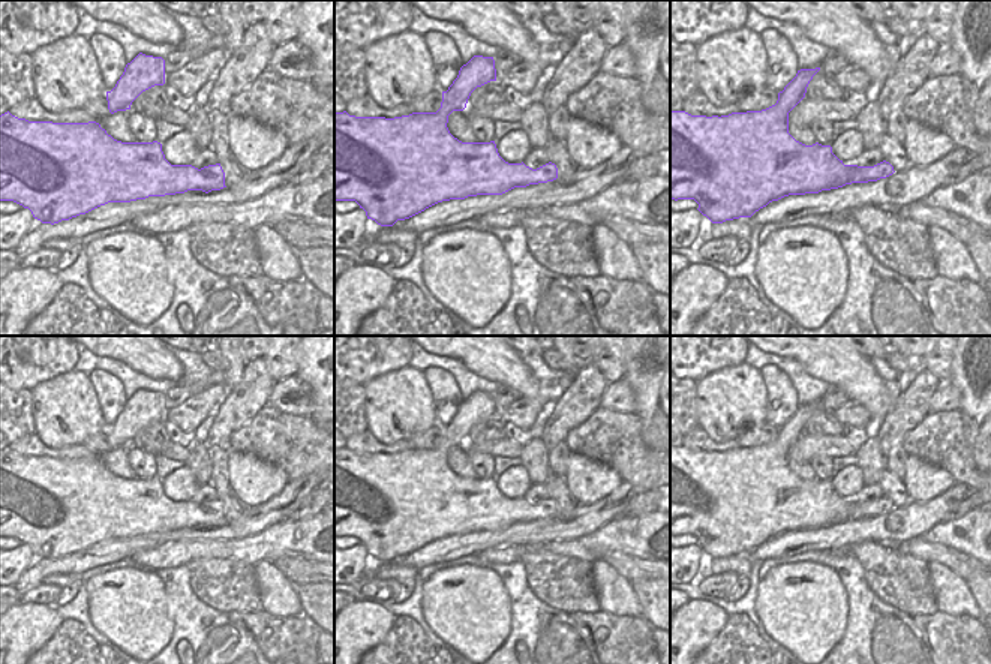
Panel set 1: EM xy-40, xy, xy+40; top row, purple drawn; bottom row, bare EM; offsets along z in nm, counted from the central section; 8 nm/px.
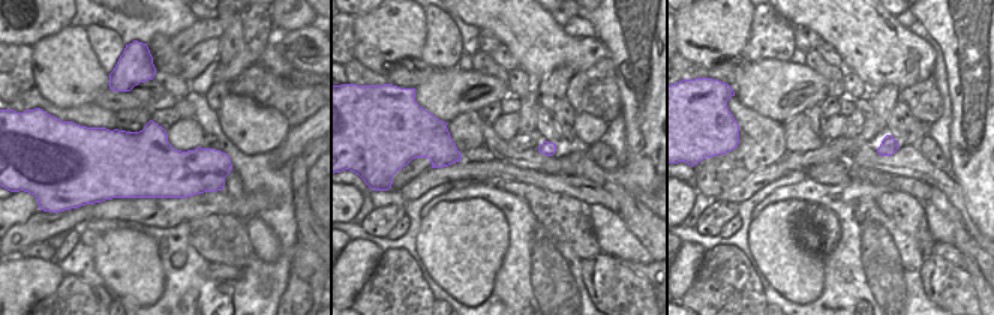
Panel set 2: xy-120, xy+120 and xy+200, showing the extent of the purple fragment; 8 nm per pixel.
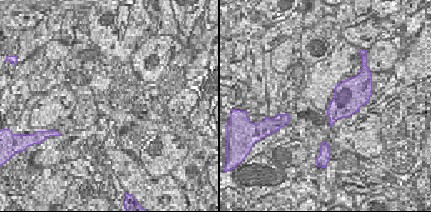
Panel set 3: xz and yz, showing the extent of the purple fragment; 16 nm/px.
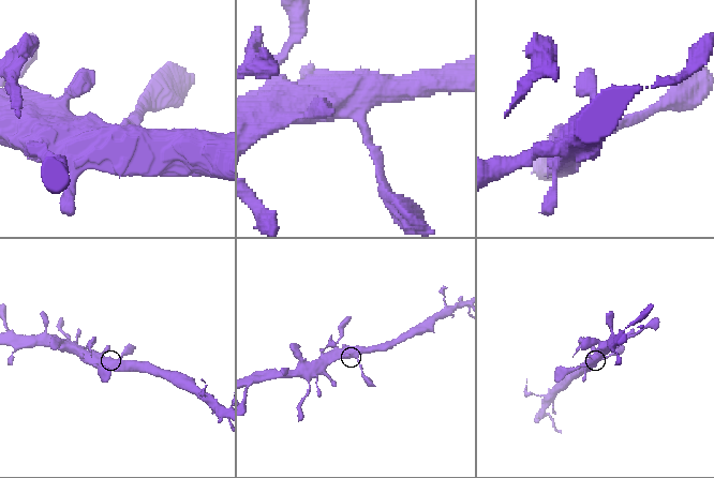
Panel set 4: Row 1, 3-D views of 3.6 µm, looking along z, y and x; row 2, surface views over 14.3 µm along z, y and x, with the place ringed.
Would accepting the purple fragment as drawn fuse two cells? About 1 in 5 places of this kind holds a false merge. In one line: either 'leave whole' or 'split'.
leave whole

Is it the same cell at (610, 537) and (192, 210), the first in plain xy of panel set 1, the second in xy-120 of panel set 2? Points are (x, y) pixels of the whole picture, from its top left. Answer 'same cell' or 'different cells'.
same cell

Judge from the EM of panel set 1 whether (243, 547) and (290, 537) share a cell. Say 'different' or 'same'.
same

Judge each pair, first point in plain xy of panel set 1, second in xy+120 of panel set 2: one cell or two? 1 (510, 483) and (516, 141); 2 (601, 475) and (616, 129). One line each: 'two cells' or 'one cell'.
1: two cells
2: two cells

